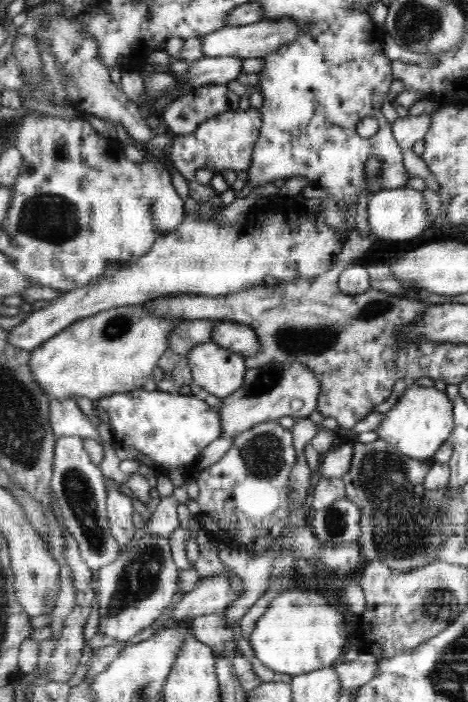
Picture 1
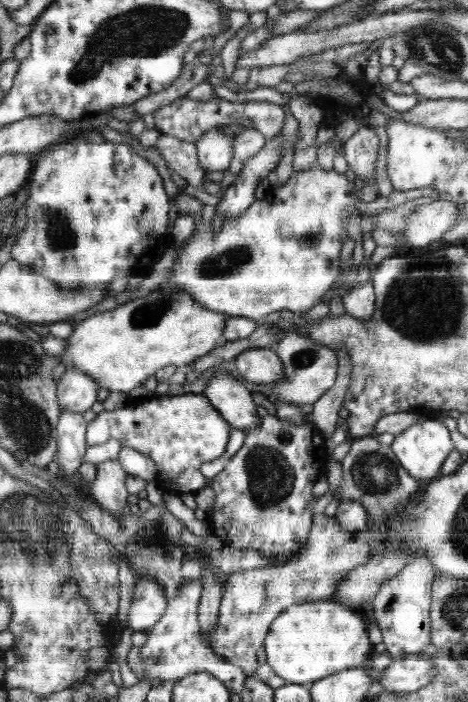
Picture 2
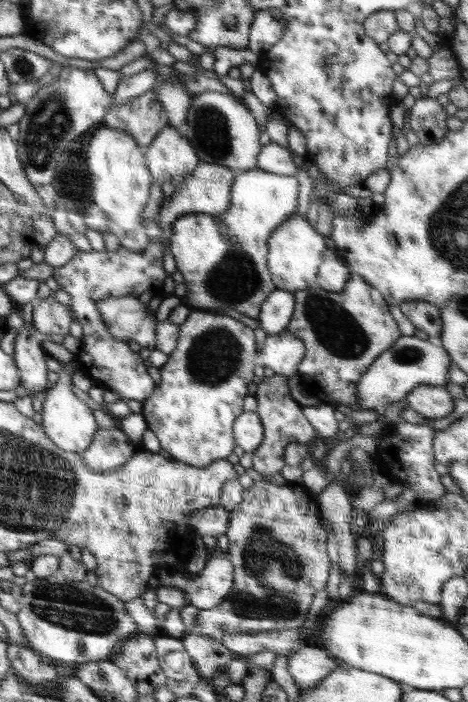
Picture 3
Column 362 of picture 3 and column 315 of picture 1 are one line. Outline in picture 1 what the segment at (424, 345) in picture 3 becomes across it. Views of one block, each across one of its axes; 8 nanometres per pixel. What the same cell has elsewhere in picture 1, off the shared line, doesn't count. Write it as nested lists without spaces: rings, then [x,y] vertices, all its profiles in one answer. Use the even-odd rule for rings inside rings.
[[[294,361],[292,364],[274,362],[250,368],[244,374],[242,386],[230,396],[221,399],[223,405],[218,414],[222,421],[222,437],[236,438],[255,424],[276,421],[282,416],[308,417],[312,412],[316,412],[318,396],[320,379],[304,364]]]

